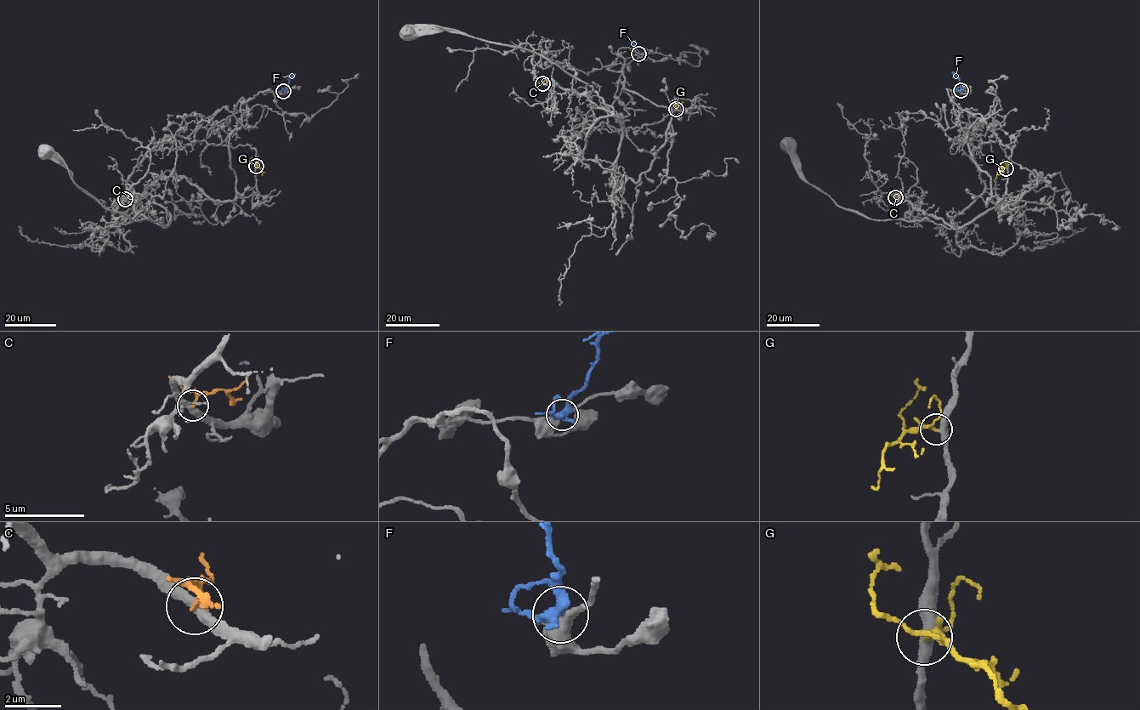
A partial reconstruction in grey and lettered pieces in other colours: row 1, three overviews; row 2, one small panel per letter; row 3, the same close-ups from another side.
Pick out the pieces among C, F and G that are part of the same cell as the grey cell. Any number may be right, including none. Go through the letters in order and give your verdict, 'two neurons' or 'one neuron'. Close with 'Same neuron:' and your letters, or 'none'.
C: two neurons
F: two neurons
G: one neuron
Same neuron: G

